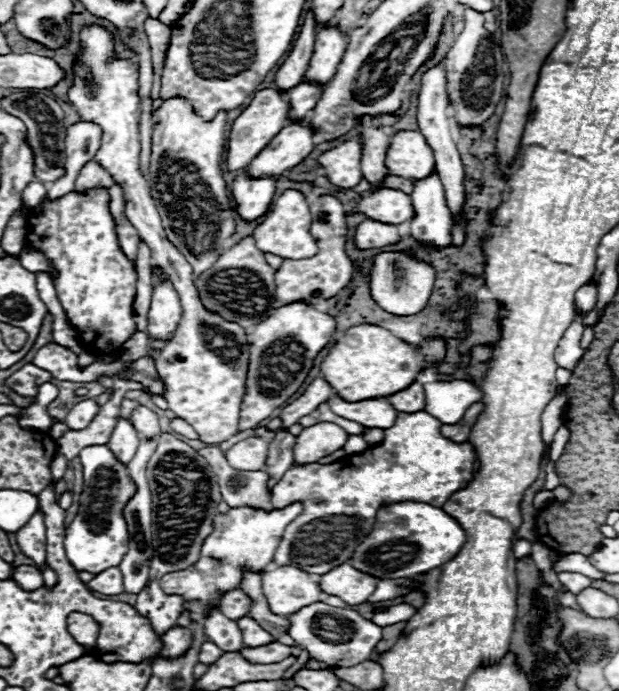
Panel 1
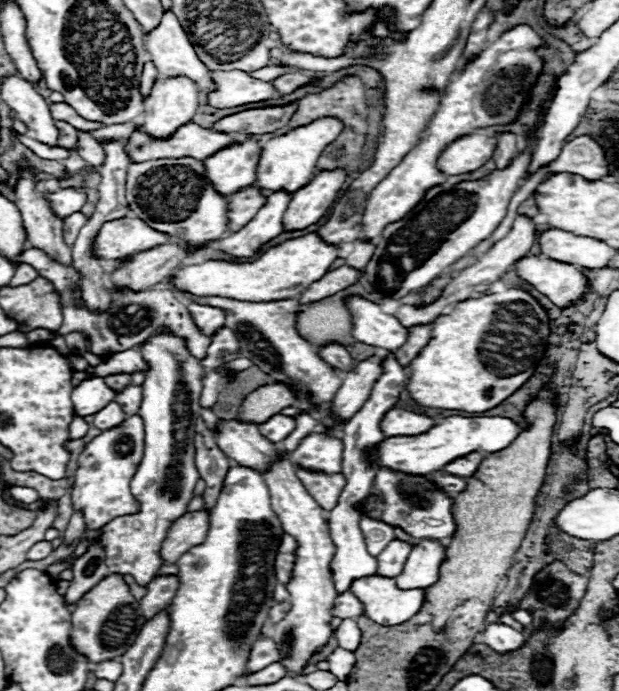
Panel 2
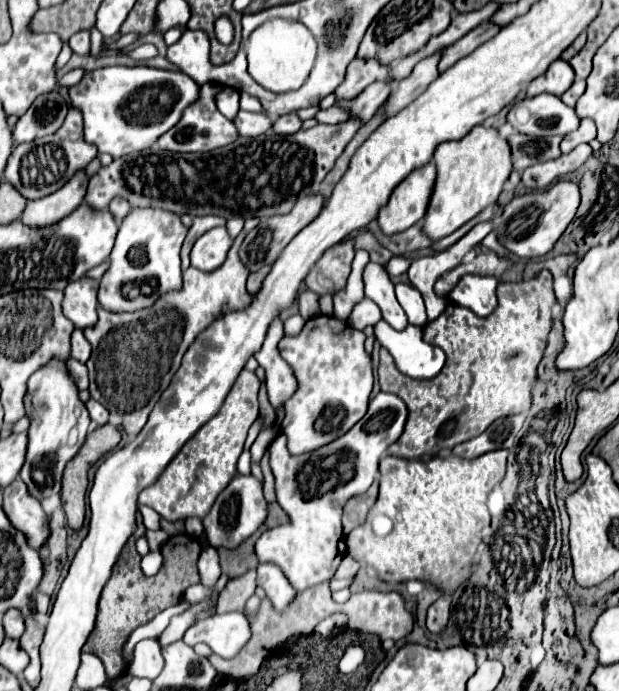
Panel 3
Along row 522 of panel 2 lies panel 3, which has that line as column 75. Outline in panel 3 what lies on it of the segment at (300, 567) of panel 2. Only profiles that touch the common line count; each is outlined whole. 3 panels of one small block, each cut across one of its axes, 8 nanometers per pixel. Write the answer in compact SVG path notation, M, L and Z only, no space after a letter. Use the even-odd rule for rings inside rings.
M86 276L76 282L70 282L64 290L64 302L62 302L64 314L80 330L90 328L94 326L94 322L98 322L96 292L98 292L98 282Z

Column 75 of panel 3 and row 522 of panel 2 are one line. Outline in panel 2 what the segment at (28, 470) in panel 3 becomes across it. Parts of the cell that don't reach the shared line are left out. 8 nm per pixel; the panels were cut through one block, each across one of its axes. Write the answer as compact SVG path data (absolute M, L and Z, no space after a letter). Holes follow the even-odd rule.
M380 468L374 476L370 496L358 508L362 516L370 516L394 528L402 528L412 538L444 540L456 534L452 504L454 498L436 488L428 476L406 476L404 472L390 472L390 468Z

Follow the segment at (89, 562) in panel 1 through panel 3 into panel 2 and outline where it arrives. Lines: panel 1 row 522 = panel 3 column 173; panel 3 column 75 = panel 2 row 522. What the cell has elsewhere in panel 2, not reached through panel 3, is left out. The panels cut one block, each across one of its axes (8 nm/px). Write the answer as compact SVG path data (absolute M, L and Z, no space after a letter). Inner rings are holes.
M138 414L126 418L116 428L104 430L100 436L88 442L78 460L80 466L76 470L76 480L72 486L72 502L74 508L84 510L88 528L94 530L108 524L116 516L138 512L138 502L130 494L130 478L134 476L142 460L142 418Z

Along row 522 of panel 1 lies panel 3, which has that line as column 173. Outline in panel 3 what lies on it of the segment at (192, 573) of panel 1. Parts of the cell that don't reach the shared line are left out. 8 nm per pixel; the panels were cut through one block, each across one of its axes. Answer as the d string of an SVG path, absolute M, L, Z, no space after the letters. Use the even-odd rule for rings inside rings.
M132 208L120 224L116 246L110 254L110 268L100 280L100 306L110 312L136 312L152 306L168 290L178 290L182 286L180 248L186 230L178 214L154 208Z

